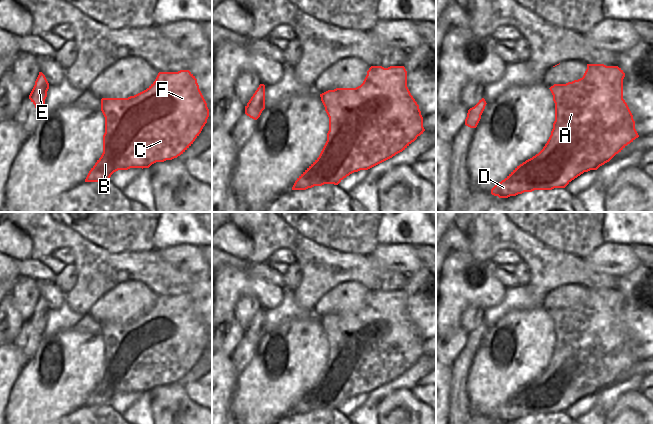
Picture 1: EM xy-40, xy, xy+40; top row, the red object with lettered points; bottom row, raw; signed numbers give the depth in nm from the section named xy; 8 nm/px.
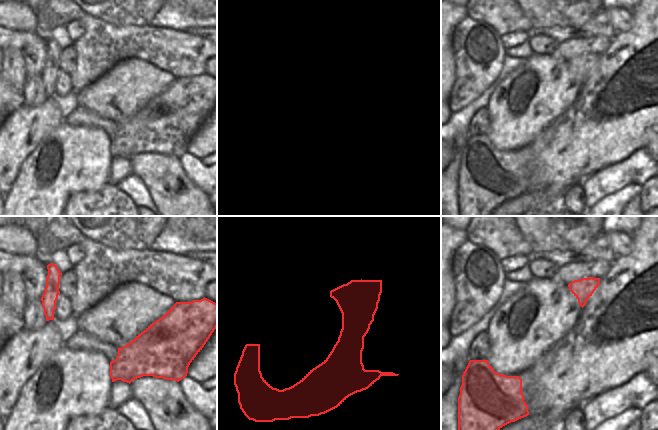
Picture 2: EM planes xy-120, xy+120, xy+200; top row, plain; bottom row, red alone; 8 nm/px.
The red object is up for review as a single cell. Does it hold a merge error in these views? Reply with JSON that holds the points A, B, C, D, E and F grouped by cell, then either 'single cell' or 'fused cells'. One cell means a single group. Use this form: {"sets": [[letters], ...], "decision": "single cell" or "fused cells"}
{"sets": [["A", "B", "C", "D", "E", "F"]], "decision": "single cell"}

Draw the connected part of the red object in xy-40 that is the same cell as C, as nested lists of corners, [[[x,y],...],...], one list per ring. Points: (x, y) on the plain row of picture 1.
[[[189,294],[159,296],[146,314],[128,322],[102,322],[101,335],[105,341],[103,377],[89,395],[85,406],[106,406],[118,394],[149,392],[156,386],[177,382],[193,368],[209,341],[209,333],[197,303]]]

